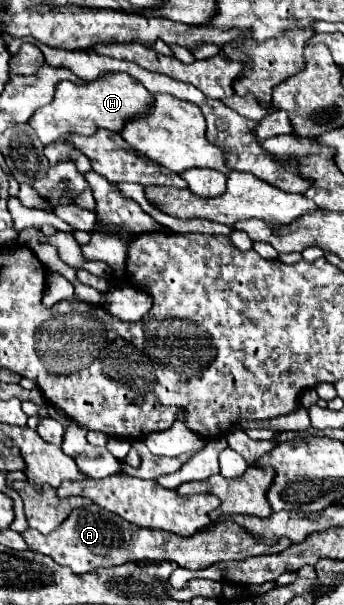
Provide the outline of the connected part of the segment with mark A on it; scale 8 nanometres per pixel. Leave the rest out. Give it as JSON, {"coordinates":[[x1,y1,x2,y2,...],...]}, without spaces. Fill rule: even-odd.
{"coordinates":[[74,509,72,515,50,535,42,535,40,531,26,529,22,533,26,543,40,551,42,555,52,557,58,565,68,565,76,575,84,575,88,571,94,571,96,567,112,567,112,565,124,565,124,563,142,563,142,561,160,561,170,559,176,561,184,569,206,569,218,561,228,559,248,559,256,555,264,555,270,551,268,543,256,543,248,531,244,531,238,523,226,521,216,523,214,529,196,533,192,537,180,537,168,531,158,529,142,529,136,527,124,519,118,519,116,515,108,515,104,511,92,511,92,509]]}

